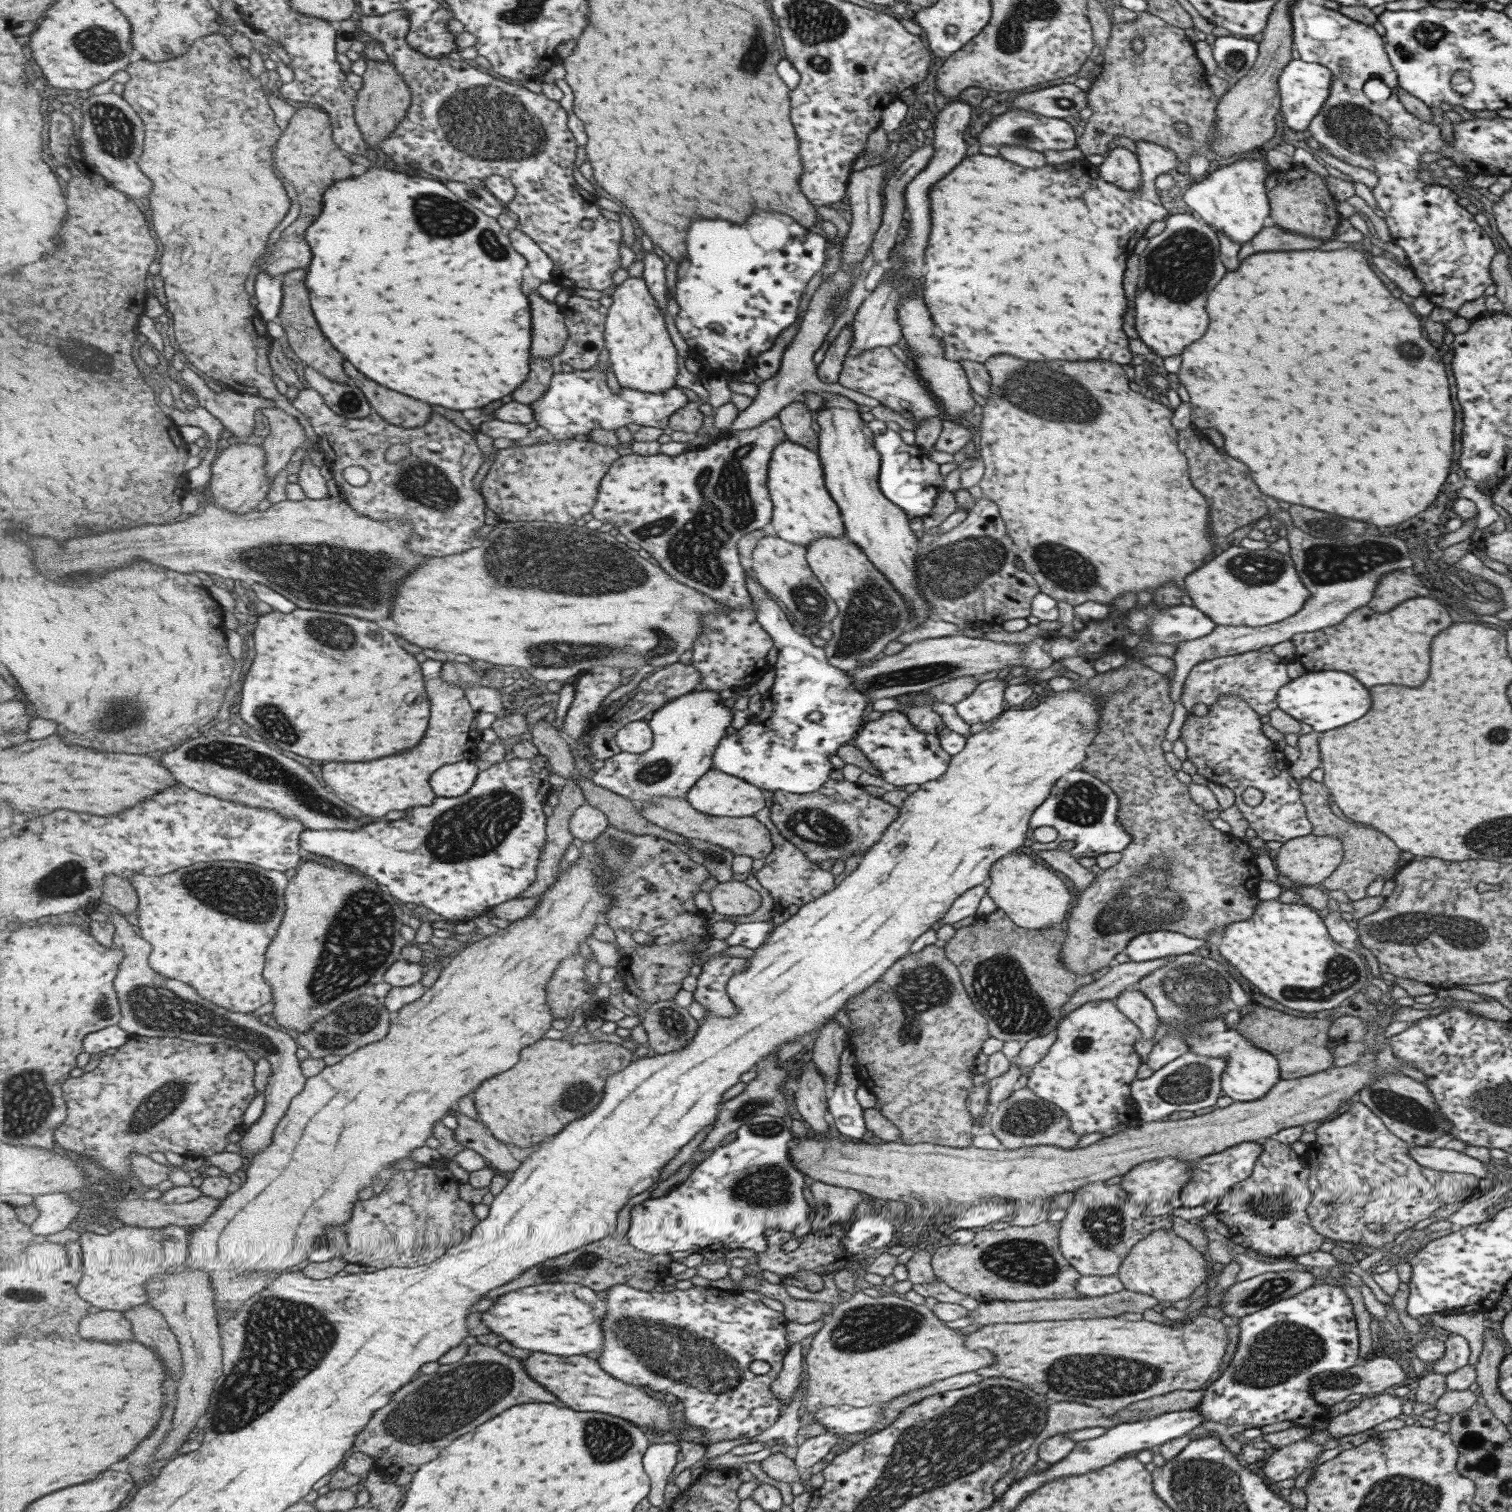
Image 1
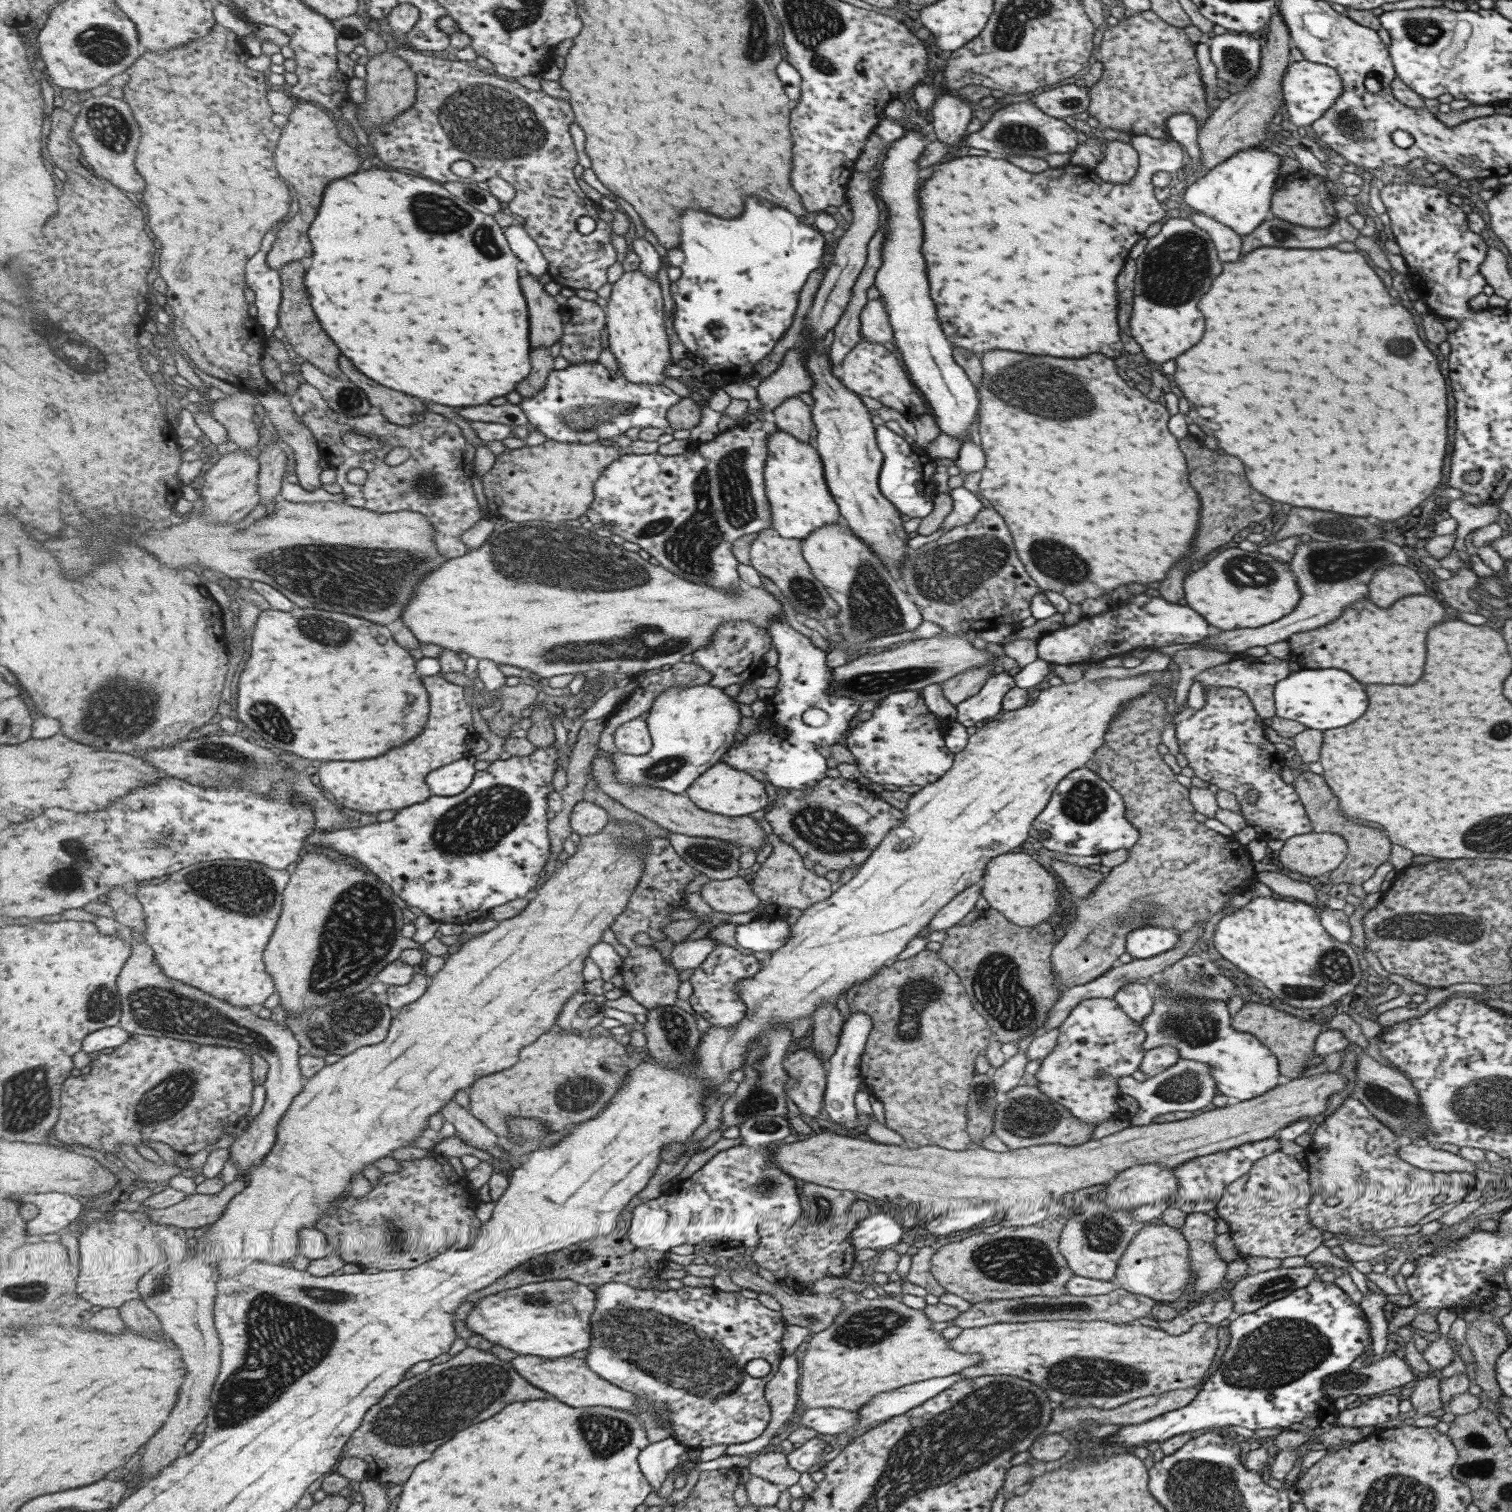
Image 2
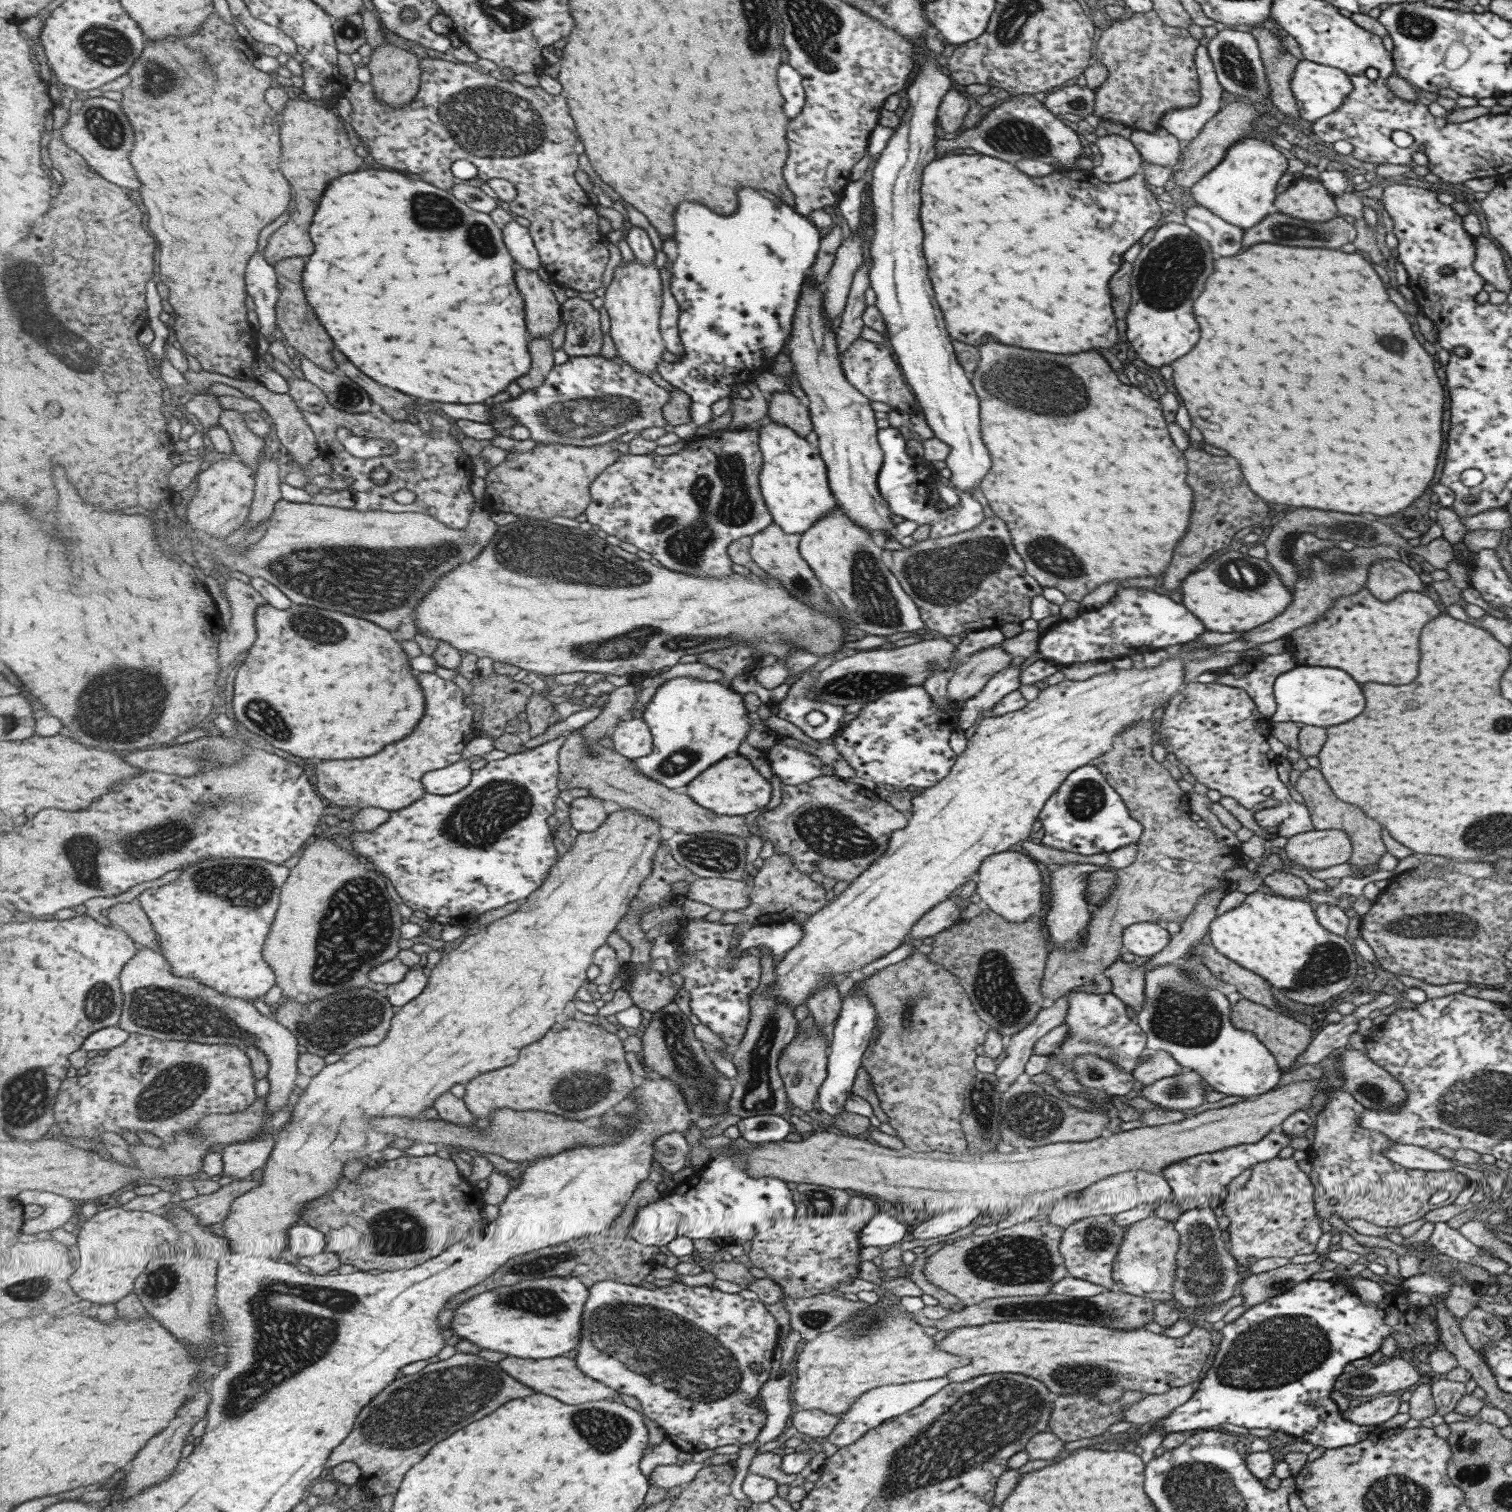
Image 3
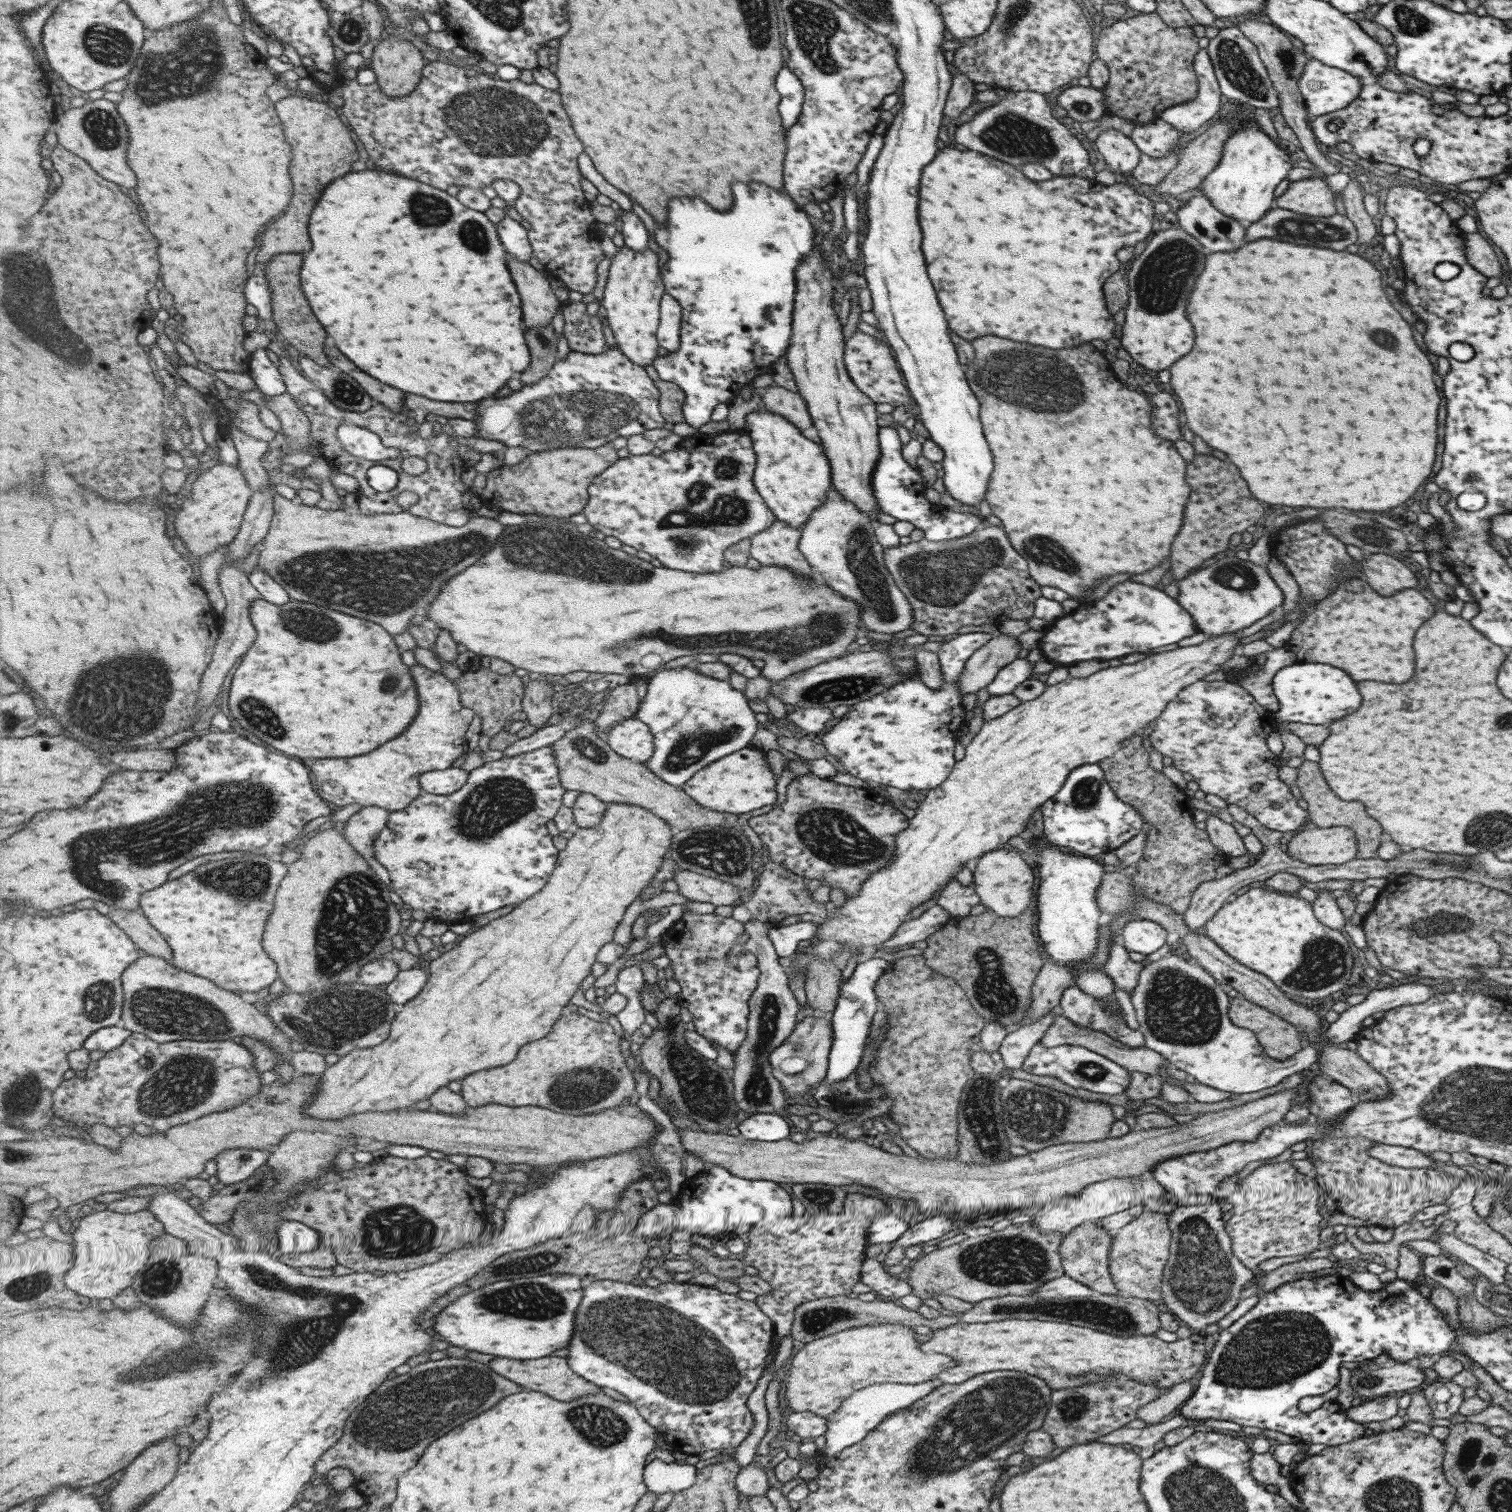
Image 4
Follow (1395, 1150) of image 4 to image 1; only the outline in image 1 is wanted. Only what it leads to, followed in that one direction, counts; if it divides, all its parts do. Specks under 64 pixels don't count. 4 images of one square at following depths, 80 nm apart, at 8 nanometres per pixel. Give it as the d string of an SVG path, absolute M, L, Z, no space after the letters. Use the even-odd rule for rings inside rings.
M1413 1145L1409 1147L1408 1152L1409 1157L1413 1158L1415 1163L1423 1166L1423 1168L1439 1172L1457 1172L1481 1178L1482 1174L1487 1170L1485 1166L1488 1165L1475 1160L1475 1158L1466 1156L1463 1152L1445 1150L1445 1148Z

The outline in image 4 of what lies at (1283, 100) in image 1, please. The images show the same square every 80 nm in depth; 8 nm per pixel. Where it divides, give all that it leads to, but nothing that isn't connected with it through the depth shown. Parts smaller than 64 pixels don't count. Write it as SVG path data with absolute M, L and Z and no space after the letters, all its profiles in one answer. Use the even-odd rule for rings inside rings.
M1315 59L1306 61L1297 86L1304 102L1306 117L1329 116L1356 100L1362 79Z

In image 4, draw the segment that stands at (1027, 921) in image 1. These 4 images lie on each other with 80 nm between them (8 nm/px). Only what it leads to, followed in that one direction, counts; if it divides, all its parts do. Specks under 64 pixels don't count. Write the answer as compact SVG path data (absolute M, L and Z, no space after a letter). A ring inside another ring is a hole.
M995 849L984 852L971 868L972 889L979 898L979 903L996 915L1002 917L1016 917L1020 912L1028 909L1031 902L1031 886L1033 886L1033 870L1019 853L1007 849Z

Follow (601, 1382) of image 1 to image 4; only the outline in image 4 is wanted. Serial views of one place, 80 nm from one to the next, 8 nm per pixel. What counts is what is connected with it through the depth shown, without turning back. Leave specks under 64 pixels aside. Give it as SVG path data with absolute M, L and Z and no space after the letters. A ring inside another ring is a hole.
M547 1356L529 1360L495 1357L488 1364L495 1372L509 1378L509 1380L515 1381L517 1384L523 1386L525 1390L544 1392L563 1402L571 1402L571 1400L577 1400L577 1398L581 1398L582 1396L594 1395L601 1392L599 1391L599 1386L585 1380L571 1368L567 1357L557 1358L557 1356Z

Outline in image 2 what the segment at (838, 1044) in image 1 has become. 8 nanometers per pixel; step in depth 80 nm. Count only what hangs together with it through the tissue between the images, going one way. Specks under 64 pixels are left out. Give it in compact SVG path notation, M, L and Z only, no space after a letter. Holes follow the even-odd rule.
M819 1003L812 1012L813 1027L811 1046L822 1063L829 1060L837 1046L837 1039L843 1020L835 1004Z

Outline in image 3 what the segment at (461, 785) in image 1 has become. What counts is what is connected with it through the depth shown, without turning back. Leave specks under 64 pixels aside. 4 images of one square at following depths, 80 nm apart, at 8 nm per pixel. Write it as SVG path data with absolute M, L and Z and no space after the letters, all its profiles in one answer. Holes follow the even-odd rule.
M471 760L456 762L451 766L431 771L423 777L426 792L449 796L467 788L471 782L474 770L471 770Z

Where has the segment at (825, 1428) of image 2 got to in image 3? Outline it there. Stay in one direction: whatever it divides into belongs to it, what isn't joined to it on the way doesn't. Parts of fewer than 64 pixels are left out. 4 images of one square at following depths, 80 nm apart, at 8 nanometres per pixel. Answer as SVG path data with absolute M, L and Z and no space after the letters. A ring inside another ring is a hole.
M819 1409L802 1410L791 1414L790 1425L796 1434L804 1434L808 1440L825 1438L835 1424L838 1423L839 1414L827 1414Z

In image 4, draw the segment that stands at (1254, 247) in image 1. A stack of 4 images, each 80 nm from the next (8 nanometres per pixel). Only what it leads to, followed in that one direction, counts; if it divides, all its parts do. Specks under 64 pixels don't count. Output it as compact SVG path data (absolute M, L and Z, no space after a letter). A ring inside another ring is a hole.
M1275 208L1268 210L1259 222L1255 221L1251 226L1244 225L1245 242L1257 240L1257 238L1273 238L1279 242L1291 242L1301 246L1317 246L1317 248L1331 248L1331 250L1343 250L1349 244L1356 244L1357 231L1353 223L1345 216L1335 213L1323 218L1312 218L1293 211Z

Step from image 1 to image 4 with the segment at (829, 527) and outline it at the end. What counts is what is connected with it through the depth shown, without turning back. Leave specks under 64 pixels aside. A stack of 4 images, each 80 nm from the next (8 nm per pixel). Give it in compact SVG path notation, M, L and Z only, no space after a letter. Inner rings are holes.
M755 410L747 416L745 431L751 435L755 449L755 488L759 488L759 496L771 504L771 512L775 512L775 518L785 521L791 528L801 530L806 520L810 518L810 512L815 510L827 496L831 486L830 466L819 444L801 435L799 428L791 424L787 419L777 413L765 410Z

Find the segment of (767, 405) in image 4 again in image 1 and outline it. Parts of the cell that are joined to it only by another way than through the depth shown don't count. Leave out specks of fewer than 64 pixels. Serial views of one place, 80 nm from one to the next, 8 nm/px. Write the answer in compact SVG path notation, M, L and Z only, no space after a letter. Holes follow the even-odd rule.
M799 400L789 403L775 417L781 421L787 439L808 449L817 448L818 432L811 428L812 417L805 404Z

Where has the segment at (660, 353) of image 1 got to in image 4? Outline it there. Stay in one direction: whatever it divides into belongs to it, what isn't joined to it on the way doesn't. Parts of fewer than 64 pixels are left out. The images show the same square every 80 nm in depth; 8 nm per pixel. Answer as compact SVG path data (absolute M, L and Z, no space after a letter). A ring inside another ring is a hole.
M625 244L611 260L601 303L616 336L616 344L635 364L646 368L653 364L662 347L658 339L658 328L666 285L659 267L659 256L651 248L645 252L635 252Z

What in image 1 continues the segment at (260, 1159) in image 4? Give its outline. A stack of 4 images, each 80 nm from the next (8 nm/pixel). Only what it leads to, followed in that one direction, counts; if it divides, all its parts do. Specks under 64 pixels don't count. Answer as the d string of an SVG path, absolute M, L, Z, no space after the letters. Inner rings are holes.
M117 911L111 912L111 922L115 925L113 944L124 952L122 966L117 980L114 980L122 1005L120 1027L131 1036L171 1037L201 1044L221 1043L267 1059L272 1064L272 1073L267 1084L264 1113L250 1127L243 1129L240 1140L240 1153L247 1159L265 1151L273 1143L279 1123L290 1111L292 1100L302 1095L306 1088L308 1079L303 1075L302 1064L297 1056L297 1048L300 1047L297 1041L283 1029L277 1030L275 1024L261 1024L258 1017L251 1013L231 1012L201 996L190 984L157 974L150 965L151 943L133 930L127 917Z

